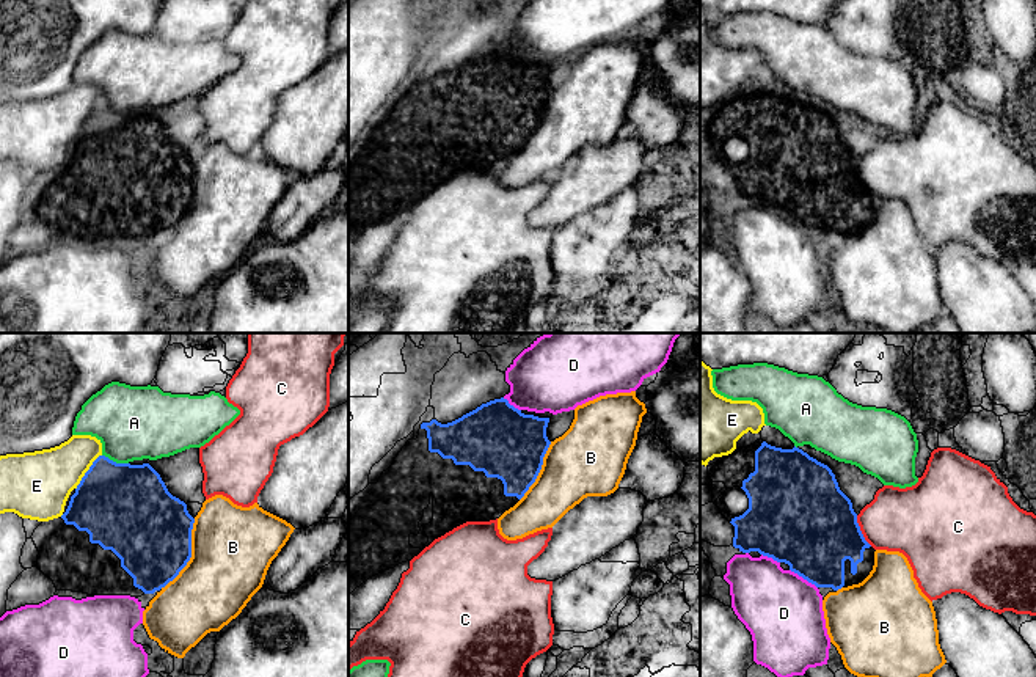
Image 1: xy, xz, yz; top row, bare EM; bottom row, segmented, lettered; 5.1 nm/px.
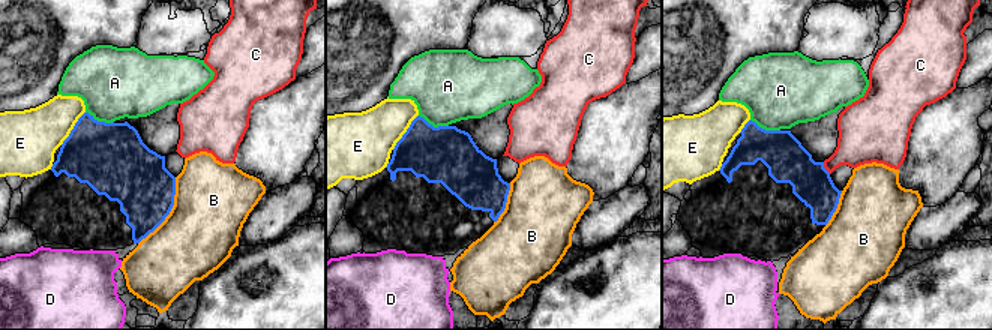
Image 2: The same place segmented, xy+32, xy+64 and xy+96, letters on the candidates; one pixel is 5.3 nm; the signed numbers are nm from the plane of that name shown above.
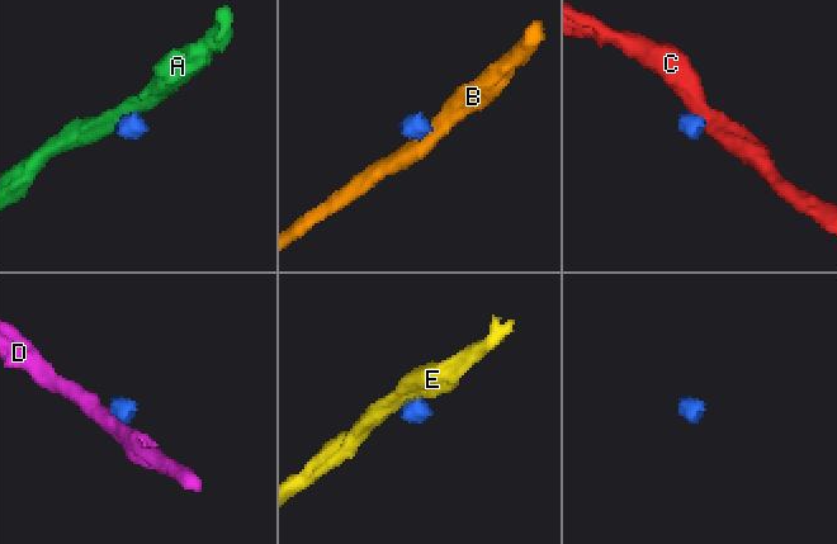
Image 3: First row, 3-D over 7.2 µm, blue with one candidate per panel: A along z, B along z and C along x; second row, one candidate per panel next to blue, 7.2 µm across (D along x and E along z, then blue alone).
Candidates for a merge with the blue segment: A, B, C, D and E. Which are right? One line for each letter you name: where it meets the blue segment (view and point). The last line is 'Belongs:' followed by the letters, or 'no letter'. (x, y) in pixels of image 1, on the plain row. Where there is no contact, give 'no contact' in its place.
Belongs: no letter

